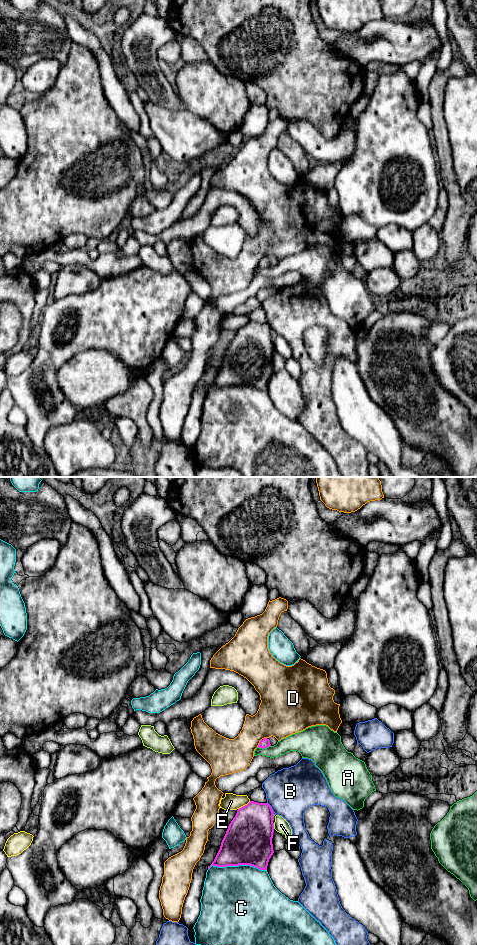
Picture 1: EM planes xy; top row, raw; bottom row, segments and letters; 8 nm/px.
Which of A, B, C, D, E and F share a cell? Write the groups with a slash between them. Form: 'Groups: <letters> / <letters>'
Groups: A / B / C / D / E / F

